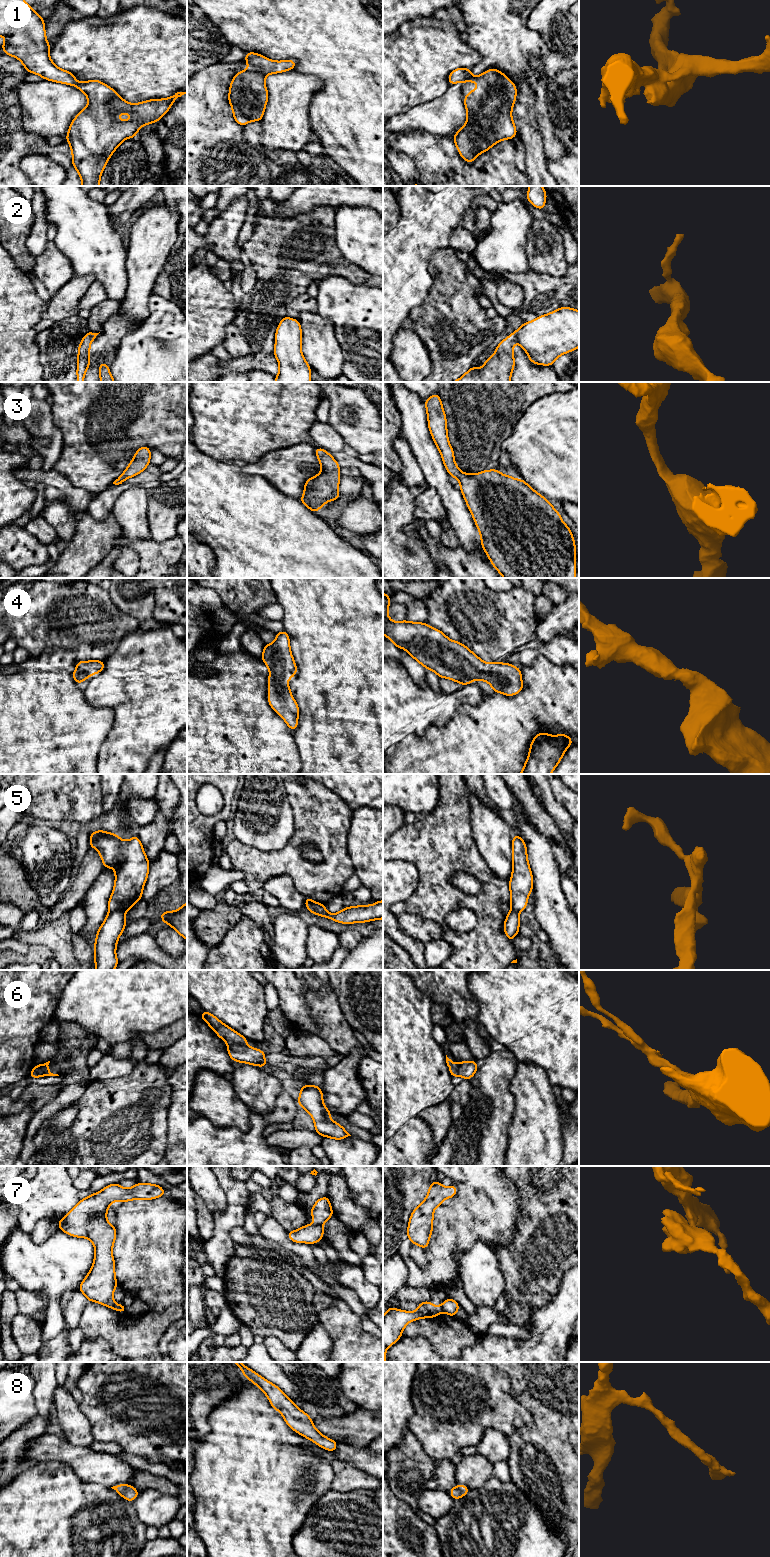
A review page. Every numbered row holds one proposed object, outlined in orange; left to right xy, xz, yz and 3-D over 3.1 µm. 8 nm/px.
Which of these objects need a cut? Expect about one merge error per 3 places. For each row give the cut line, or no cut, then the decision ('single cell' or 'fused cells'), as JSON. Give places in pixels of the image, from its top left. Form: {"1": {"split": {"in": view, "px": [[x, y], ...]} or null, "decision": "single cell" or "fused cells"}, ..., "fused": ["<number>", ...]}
{"1": {"split": null, "decision": "single cell"}, "2": {"split": null, "decision": "single cell"}, "3": {"split": null, "decision": "single cell"}, "4": {"split": null, "decision": "single cell"}, "5": {"split": {"in": "xy", "px": [[109, 910], [125, 912]]}, "decision": "fused cells"}, "6": {"split": {"in": "xz", "px": [[227, 1041], [246, 1045]]}, "decision": "fused cells"}, "7": {"split": {"in": "xz", "px": [[314, 1224], [321, 1226]]}, "decision": "fused cells"}, "8": {"split": null, "decision": "single cell"}, "fused": ["5", "6", "7"]}

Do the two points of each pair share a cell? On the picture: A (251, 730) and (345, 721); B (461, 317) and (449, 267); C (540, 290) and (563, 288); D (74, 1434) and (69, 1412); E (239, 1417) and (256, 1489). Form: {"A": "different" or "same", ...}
{"A": "different", "B": "same", "C": "same", "D": "same", "E": "same"}

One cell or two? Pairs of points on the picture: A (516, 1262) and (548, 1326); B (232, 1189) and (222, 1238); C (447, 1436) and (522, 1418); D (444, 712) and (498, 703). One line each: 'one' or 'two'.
A: two
B: one
C: one
D: two

